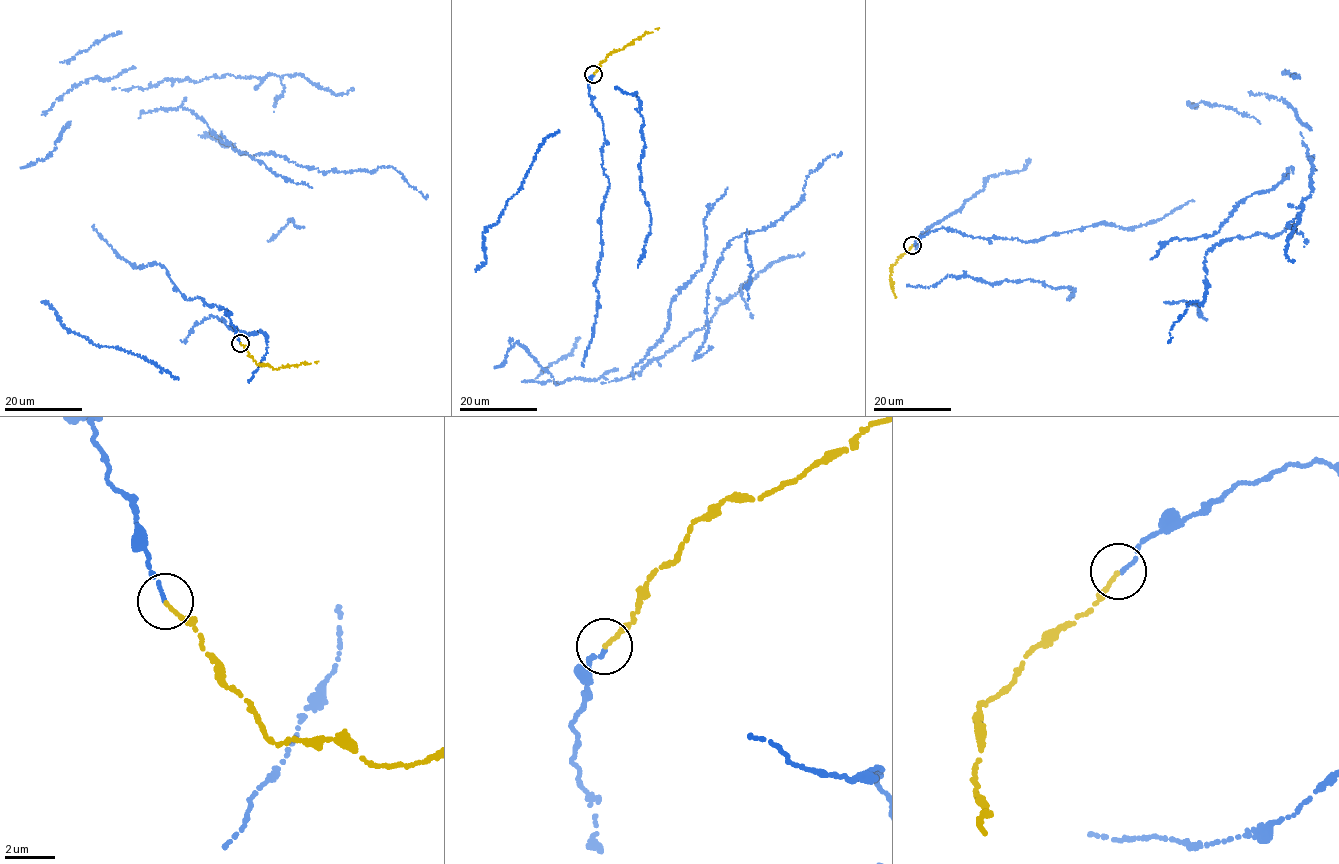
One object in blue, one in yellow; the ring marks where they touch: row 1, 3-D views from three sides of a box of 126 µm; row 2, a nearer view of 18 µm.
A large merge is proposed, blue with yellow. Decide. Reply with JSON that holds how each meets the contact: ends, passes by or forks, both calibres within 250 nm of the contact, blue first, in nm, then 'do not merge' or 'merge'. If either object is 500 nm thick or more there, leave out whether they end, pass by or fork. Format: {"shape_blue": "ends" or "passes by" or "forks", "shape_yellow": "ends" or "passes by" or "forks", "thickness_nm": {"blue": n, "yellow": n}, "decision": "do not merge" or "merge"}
{"shape_blue": "ends", "shape_yellow": "ends", "thickness_nm": {"blue": 150, "yellow": 170}, "decision": "merge"}

